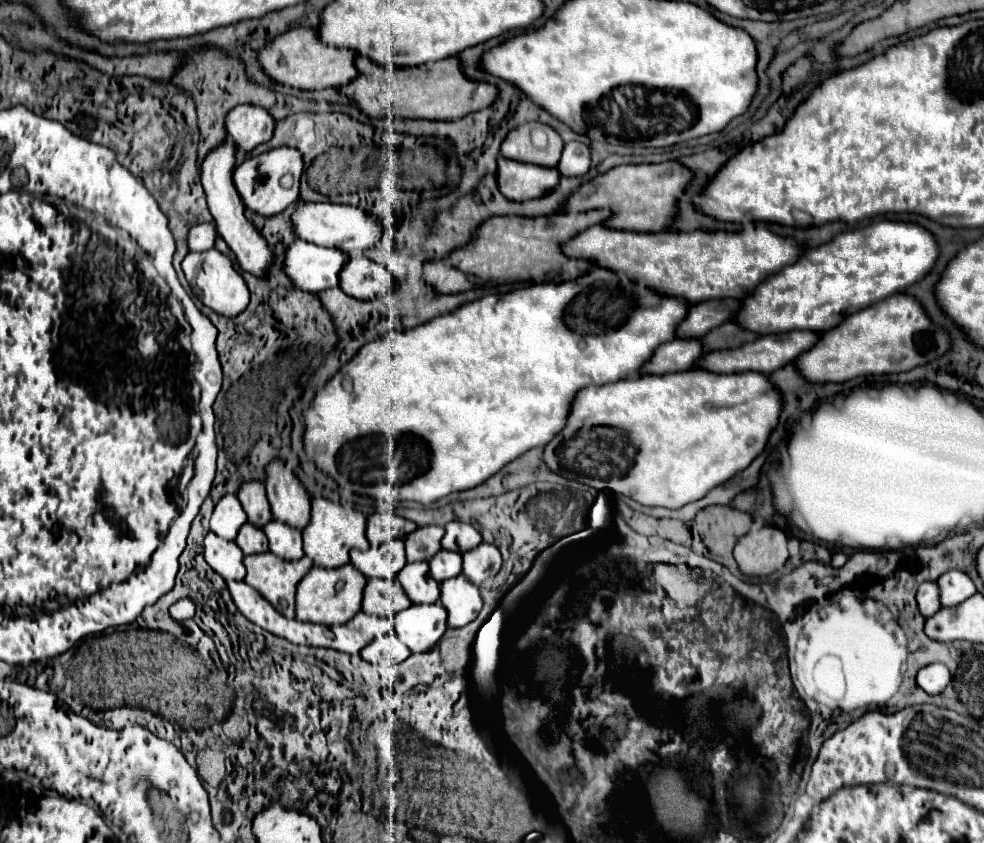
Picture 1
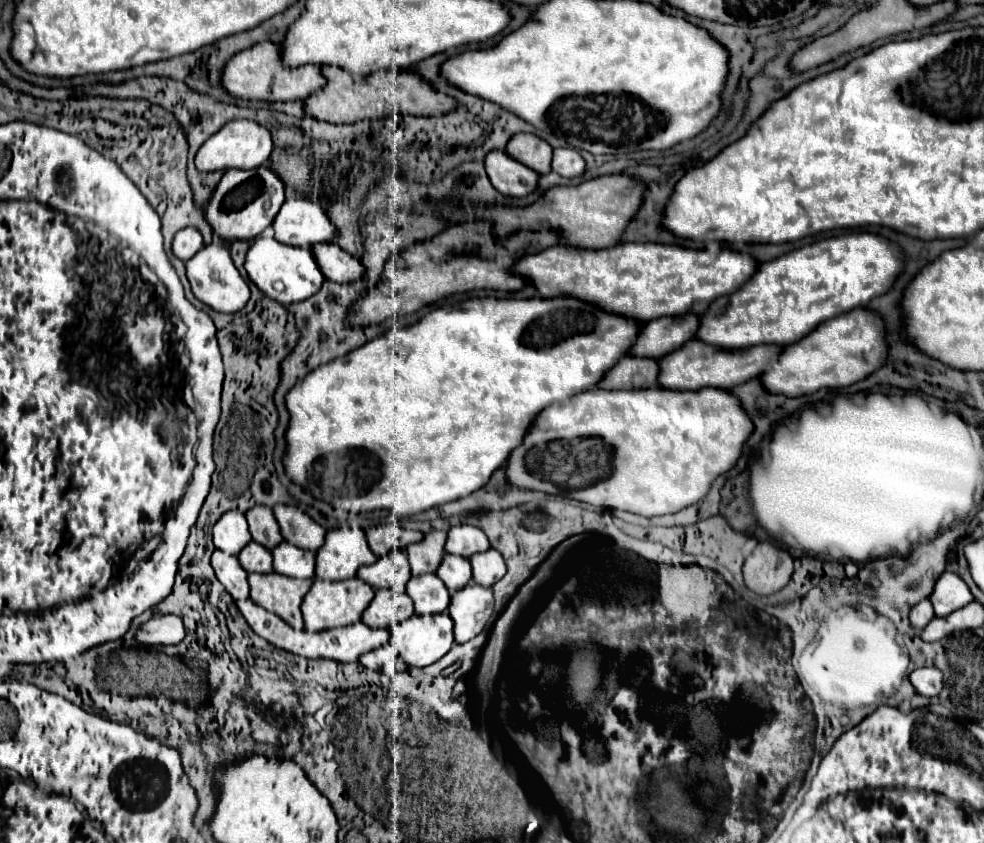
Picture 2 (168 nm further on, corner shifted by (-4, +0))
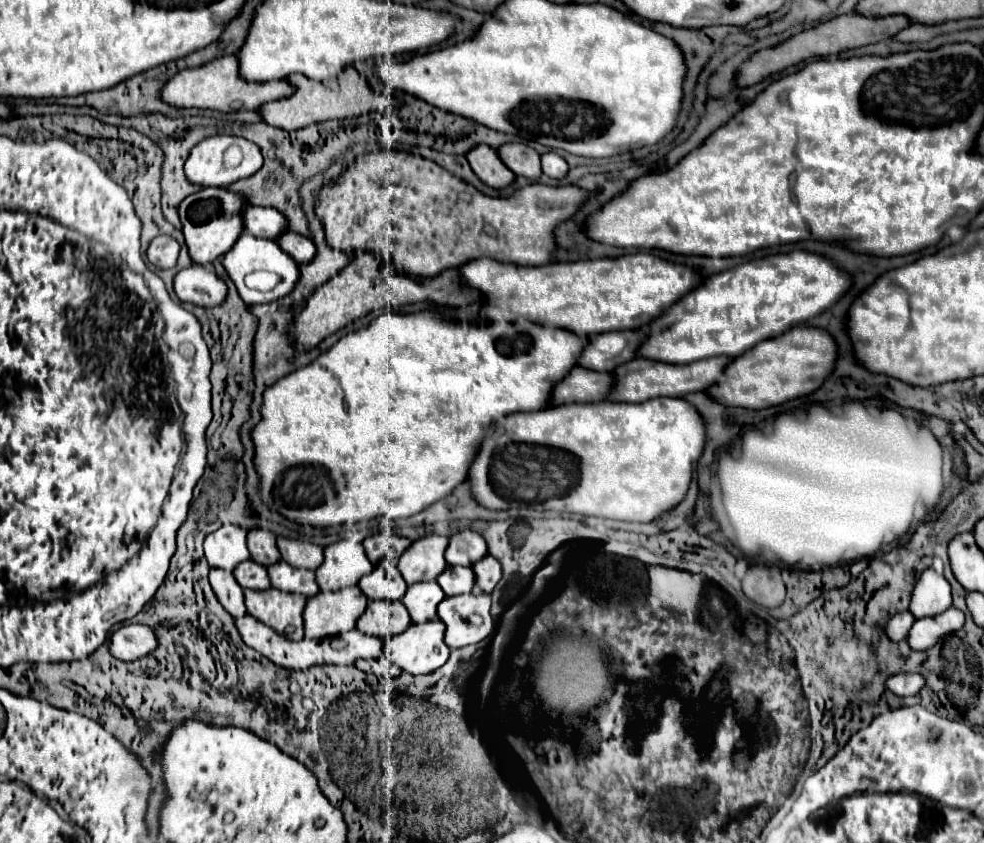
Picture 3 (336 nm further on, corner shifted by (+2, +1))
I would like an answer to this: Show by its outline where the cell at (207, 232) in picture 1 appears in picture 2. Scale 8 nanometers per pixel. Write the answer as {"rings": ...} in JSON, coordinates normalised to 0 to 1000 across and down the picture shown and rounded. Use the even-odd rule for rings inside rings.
{"rings":[[[186,270],[184,275],[180,275],[176,280],[174,297],[186,311],[190,311],[192,306],[196,306],[204,294],[206,294],[206,282],[204,282],[204,278],[202,278],[200,270]]]}

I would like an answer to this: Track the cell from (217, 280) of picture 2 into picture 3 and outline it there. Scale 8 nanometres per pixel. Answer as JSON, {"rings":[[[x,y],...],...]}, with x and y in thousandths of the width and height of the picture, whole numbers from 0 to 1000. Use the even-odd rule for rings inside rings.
{"rings":[[[196,312],[178,326],[178,348],[184,357],[202,364],[221,364],[229,359],[231,336],[218,321]]]}

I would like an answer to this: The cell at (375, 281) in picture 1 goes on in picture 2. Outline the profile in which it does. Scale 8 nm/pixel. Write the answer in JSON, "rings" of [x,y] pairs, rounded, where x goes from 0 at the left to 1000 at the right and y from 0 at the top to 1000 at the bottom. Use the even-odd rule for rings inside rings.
{"rings":[[[318,289],[316,299],[318,299],[318,306],[322,308],[322,316],[326,318],[326,323],[336,323],[336,325],[330,325],[332,332],[359,335],[359,332],[367,330],[371,323],[367,311],[361,304],[349,299],[345,292]]]}

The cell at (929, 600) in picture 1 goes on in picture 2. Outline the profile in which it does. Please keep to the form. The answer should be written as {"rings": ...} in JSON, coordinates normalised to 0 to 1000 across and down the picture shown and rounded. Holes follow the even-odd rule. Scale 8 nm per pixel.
{"rings":[[[938,712],[938,714],[934,714],[932,719],[926,721],[924,738],[928,740],[930,747],[938,747],[944,740],[946,733],[948,733],[948,719],[944,716],[944,712]]]}

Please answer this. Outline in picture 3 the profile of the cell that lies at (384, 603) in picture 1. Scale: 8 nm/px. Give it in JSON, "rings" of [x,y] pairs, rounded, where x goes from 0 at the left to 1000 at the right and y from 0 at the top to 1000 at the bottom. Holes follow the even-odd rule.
{"rings":[[[375,713],[369,732],[363,737],[363,746],[371,753],[381,753],[389,760],[412,749],[418,741],[418,732],[408,713]]]}

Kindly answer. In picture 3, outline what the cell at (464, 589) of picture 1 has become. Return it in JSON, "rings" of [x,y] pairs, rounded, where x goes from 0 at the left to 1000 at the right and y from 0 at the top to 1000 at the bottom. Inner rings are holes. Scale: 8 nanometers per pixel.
{"rings":[[[497,703],[452,708],[444,720],[444,730],[454,744],[452,763],[458,770],[464,770],[497,756],[503,749],[503,737],[497,727],[497,720]]]}

